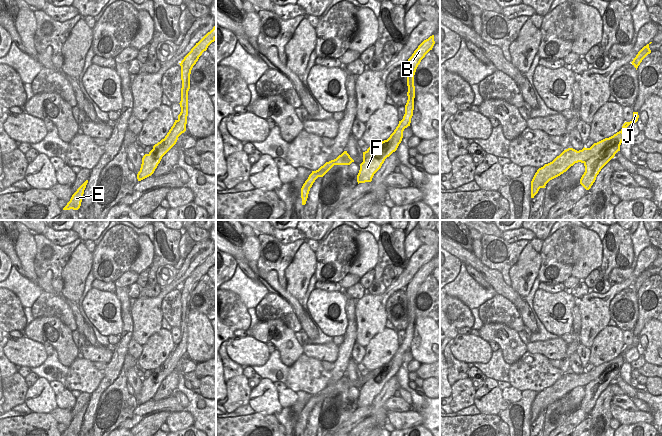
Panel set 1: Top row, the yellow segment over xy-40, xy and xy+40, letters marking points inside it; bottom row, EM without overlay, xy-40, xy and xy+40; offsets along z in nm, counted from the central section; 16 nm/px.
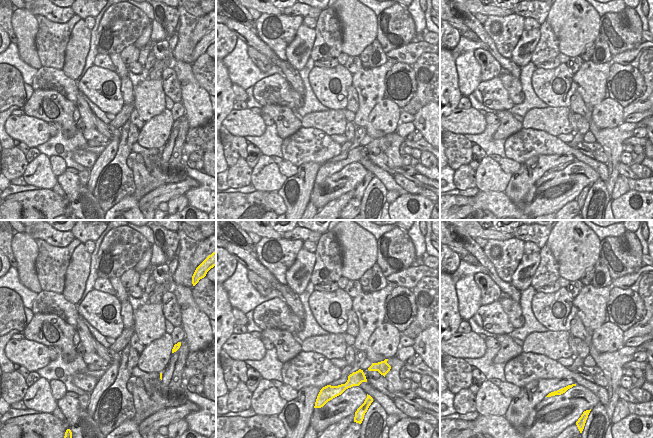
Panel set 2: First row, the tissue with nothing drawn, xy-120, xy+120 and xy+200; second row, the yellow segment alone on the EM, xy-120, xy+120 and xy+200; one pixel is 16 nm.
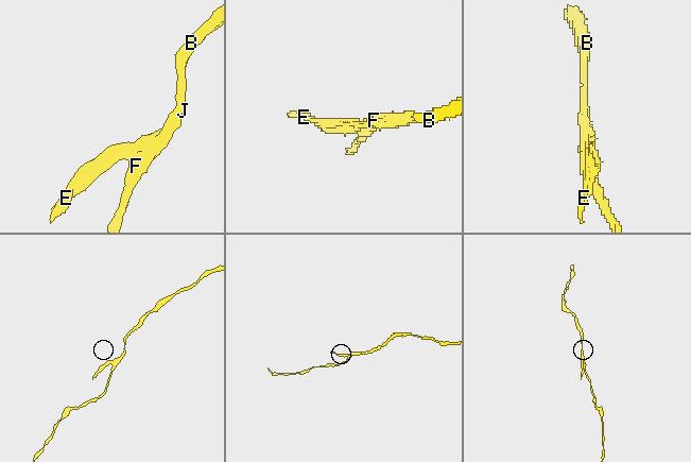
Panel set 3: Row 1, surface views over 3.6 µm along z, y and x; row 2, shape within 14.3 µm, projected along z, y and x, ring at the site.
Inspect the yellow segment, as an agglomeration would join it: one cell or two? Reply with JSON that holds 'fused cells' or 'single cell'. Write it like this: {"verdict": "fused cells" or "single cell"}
{"verdict": "fused cells"}

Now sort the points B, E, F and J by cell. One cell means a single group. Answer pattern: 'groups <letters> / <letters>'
groups B F J / E

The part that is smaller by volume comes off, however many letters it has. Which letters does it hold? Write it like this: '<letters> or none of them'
E

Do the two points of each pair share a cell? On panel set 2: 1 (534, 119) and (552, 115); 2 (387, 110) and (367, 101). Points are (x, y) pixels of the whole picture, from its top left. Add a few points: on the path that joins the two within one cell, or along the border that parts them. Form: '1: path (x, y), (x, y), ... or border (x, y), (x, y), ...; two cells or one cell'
1: path (538, 119), (548, 119); one cell
2: border (382, 98), (371, 110), (366, 127); two cells

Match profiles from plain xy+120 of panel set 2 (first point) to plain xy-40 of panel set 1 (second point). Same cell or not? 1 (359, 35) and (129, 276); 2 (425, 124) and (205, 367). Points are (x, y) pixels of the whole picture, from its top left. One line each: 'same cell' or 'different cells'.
1: different cells
2: different cells

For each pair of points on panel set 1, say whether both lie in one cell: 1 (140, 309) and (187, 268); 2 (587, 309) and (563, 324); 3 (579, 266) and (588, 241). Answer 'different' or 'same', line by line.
1: same
2: different
3: same

